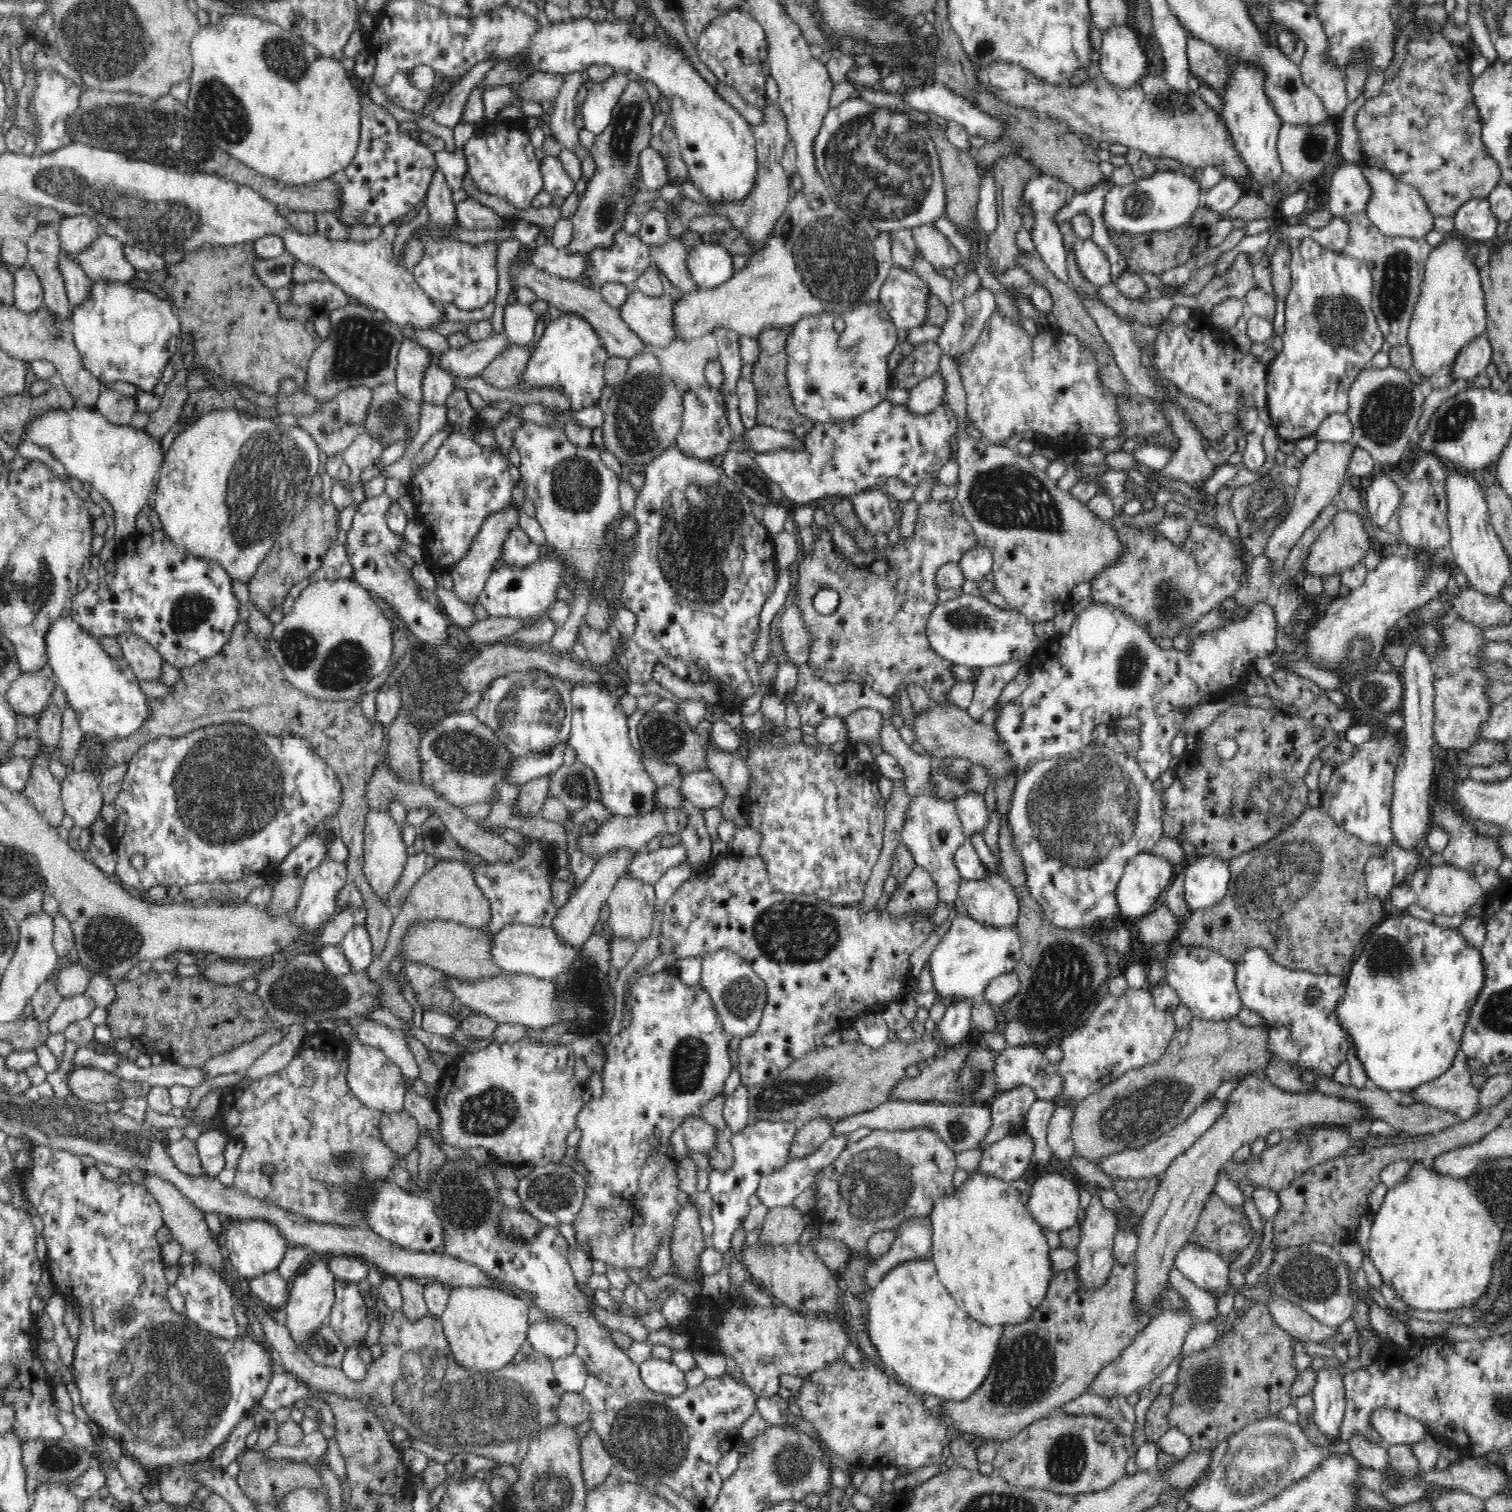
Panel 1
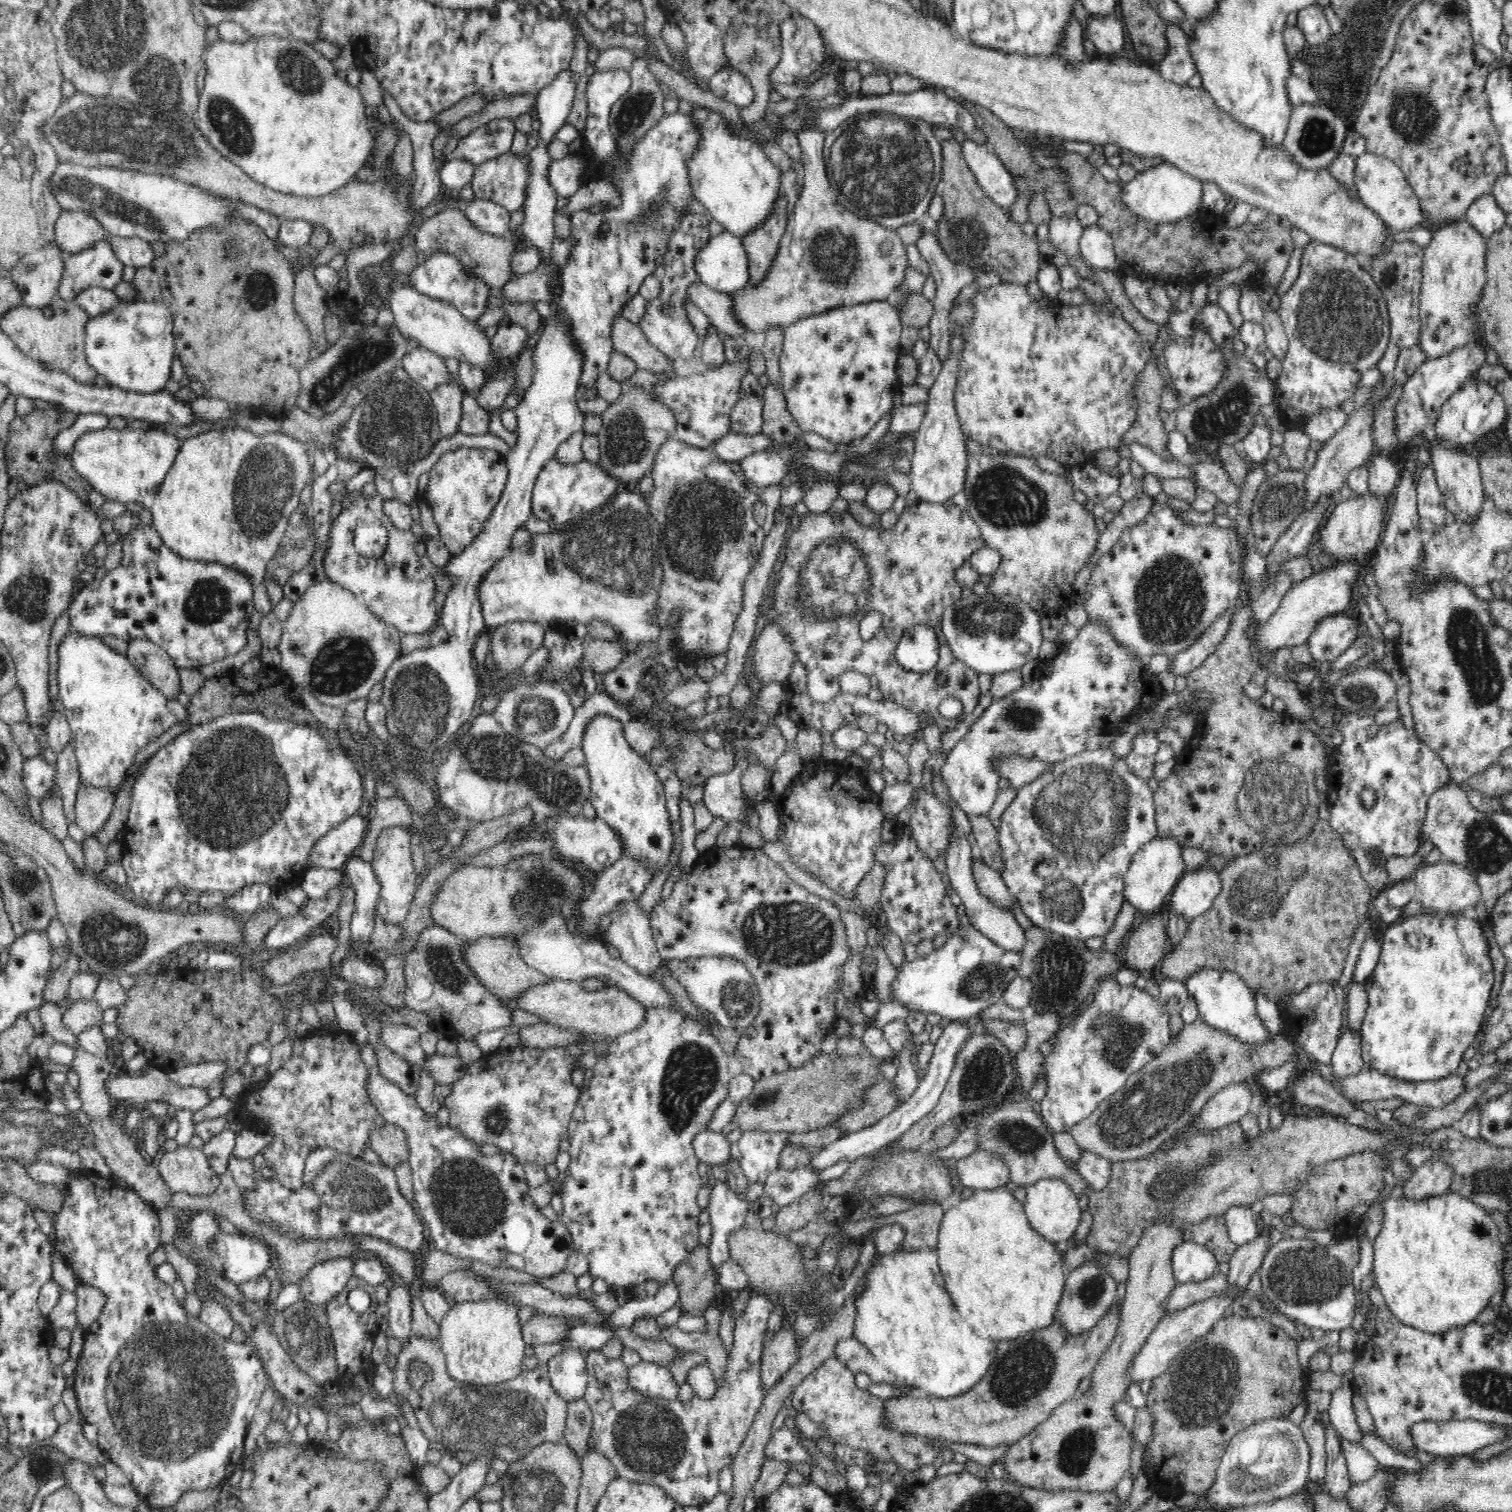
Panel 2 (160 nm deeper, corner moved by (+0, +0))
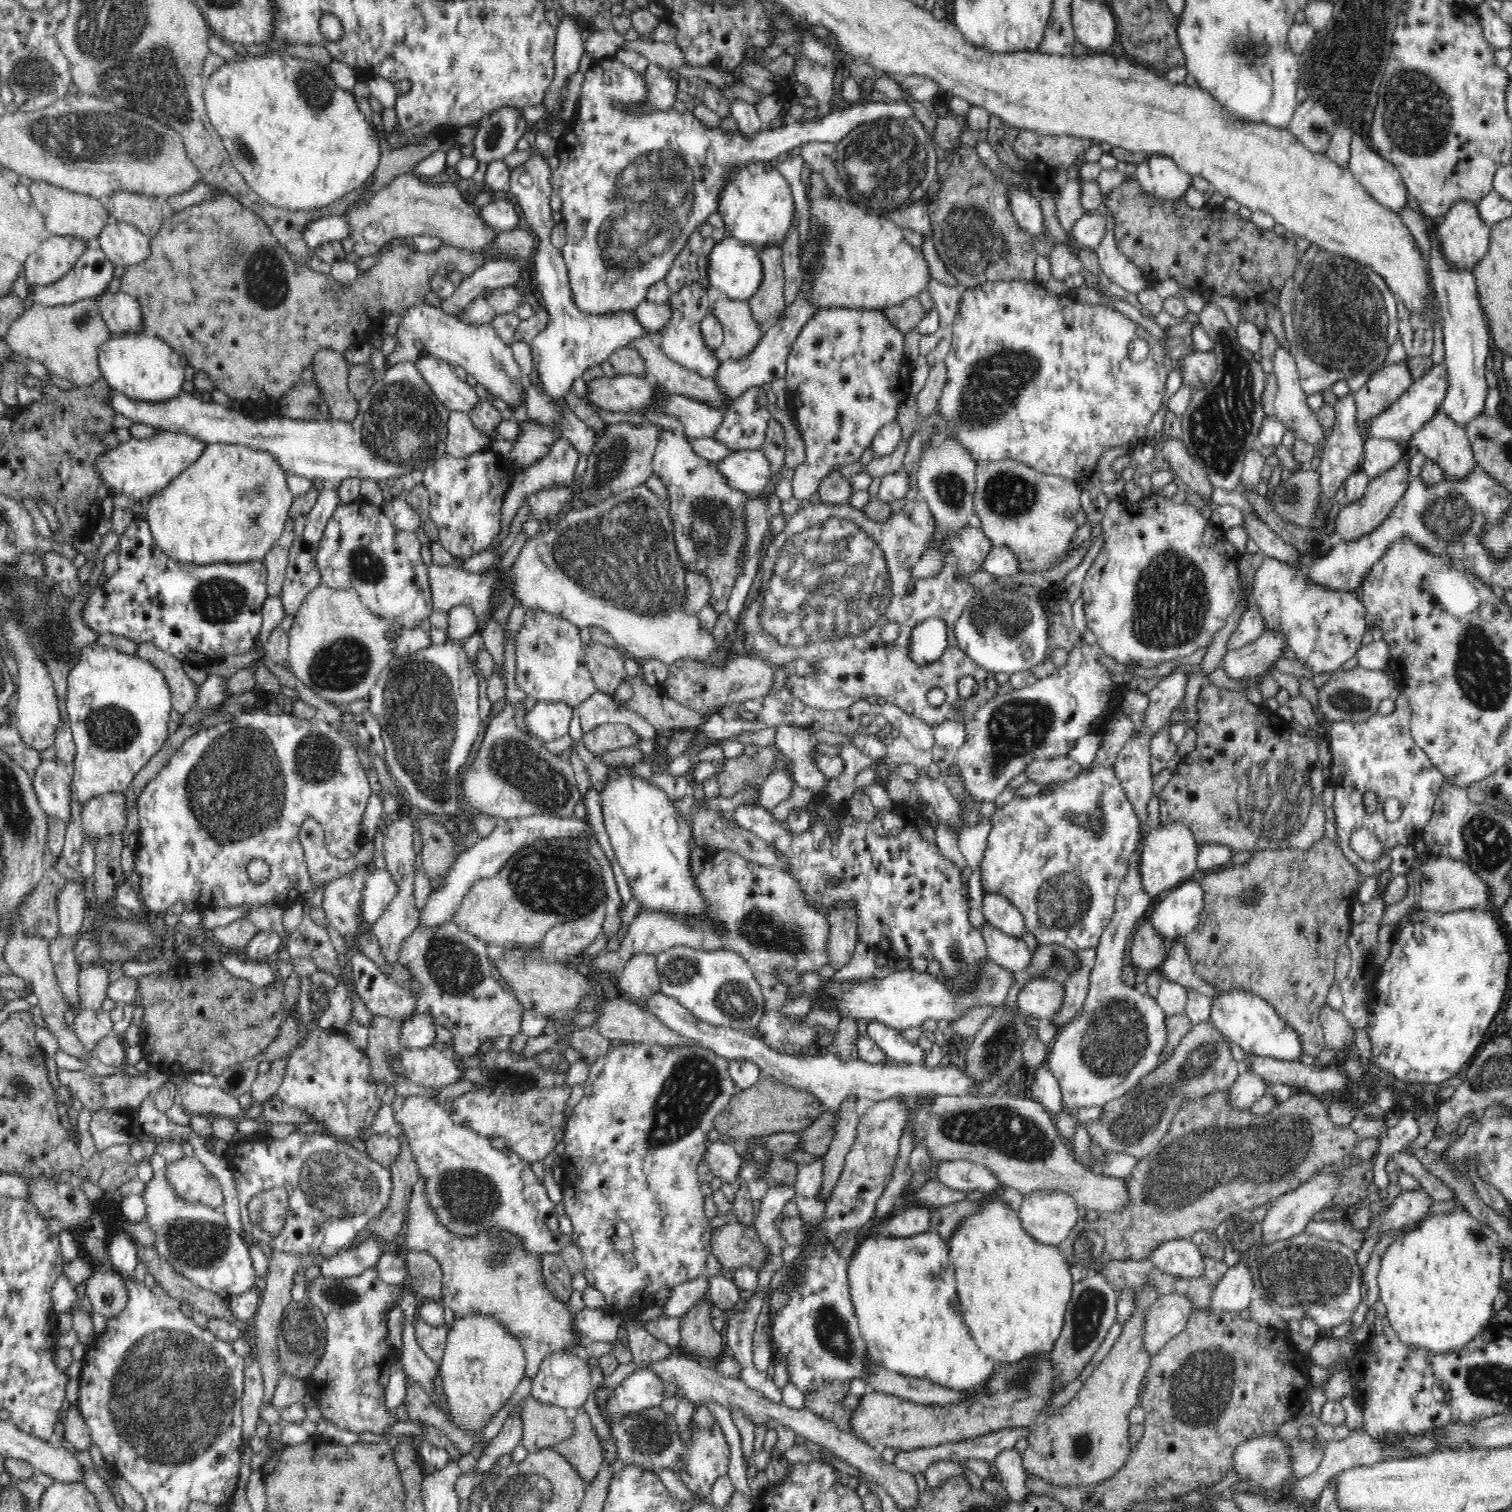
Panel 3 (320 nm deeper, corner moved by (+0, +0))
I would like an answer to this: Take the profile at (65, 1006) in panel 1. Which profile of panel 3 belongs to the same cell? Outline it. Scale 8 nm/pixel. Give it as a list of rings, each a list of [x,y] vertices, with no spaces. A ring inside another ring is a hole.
[[[87,1007],[82,1008],[80,1014],[76,1014],[73,1030],[79,1041],[92,1052],[94,1046],[104,1038],[104,1036],[114,1034],[112,1032],[113,1022],[110,1013],[101,1008],[92,1010]]]

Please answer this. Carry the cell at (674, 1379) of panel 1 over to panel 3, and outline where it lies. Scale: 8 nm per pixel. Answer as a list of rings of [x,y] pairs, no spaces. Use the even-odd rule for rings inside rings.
[[[643,1367],[616,1386],[610,1409],[615,1414],[646,1410],[650,1406],[660,1406],[664,1398],[663,1379],[652,1369]]]

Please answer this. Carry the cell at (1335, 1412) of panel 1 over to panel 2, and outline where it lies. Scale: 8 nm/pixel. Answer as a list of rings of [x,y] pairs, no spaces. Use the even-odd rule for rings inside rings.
[[[1328,1412],[1320,1414],[1320,1422],[1322,1422],[1322,1429],[1326,1433],[1325,1449],[1327,1452],[1326,1476],[1324,1477],[1325,1485],[1323,1488],[1336,1500],[1340,1500],[1340,1498],[1345,1498],[1345,1494],[1352,1485],[1347,1471],[1347,1462],[1340,1446],[1342,1435],[1332,1427]]]

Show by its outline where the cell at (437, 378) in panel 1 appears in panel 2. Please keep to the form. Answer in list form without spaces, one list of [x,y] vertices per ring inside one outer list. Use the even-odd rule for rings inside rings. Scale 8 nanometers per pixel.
[[[452,378],[450,382],[430,391],[432,404],[438,411],[441,436],[454,436],[458,432],[458,422],[462,414],[463,388]]]

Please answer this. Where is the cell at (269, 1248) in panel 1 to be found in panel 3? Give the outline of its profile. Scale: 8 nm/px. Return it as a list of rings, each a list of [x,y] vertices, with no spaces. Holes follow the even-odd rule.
[[[155,1154],[151,1160],[154,1178],[146,1184],[142,1199],[146,1203],[144,1221],[152,1227],[156,1240],[153,1248],[165,1258],[190,1283],[224,1299],[244,1295],[256,1288],[254,1268],[248,1248],[240,1235],[230,1228],[222,1209],[212,1209],[201,1203],[192,1203],[178,1195],[169,1184],[166,1160]]]

